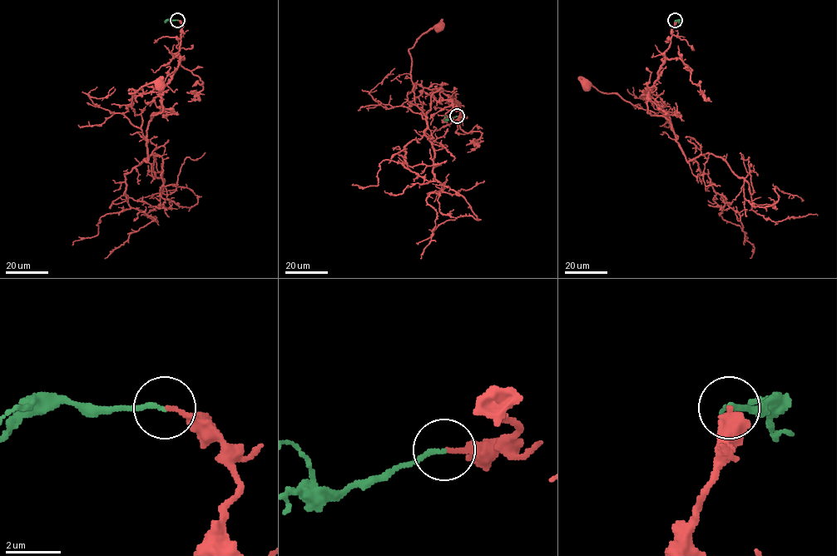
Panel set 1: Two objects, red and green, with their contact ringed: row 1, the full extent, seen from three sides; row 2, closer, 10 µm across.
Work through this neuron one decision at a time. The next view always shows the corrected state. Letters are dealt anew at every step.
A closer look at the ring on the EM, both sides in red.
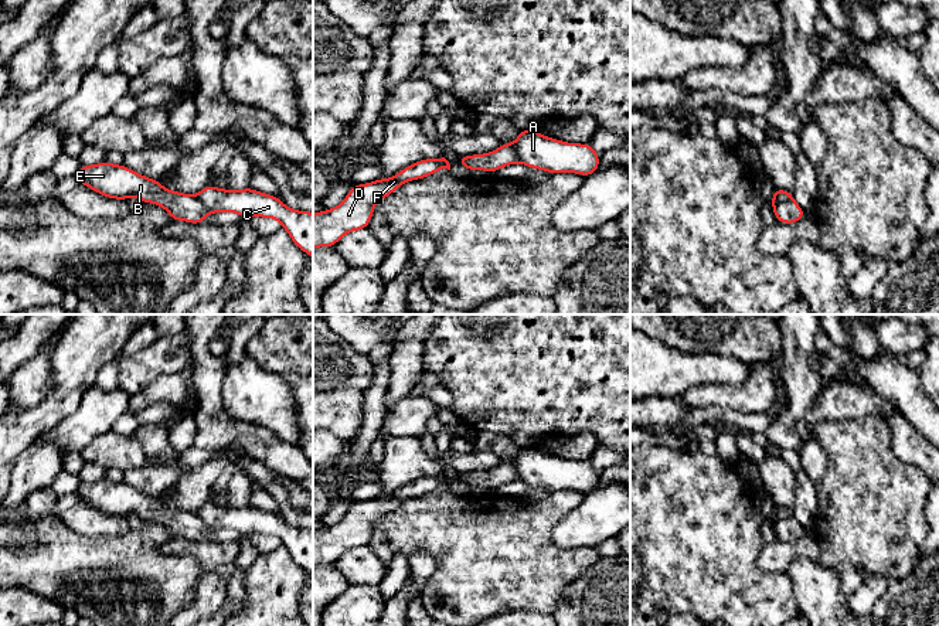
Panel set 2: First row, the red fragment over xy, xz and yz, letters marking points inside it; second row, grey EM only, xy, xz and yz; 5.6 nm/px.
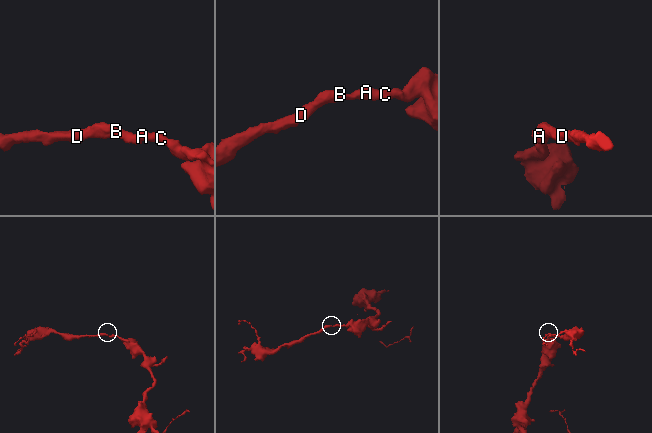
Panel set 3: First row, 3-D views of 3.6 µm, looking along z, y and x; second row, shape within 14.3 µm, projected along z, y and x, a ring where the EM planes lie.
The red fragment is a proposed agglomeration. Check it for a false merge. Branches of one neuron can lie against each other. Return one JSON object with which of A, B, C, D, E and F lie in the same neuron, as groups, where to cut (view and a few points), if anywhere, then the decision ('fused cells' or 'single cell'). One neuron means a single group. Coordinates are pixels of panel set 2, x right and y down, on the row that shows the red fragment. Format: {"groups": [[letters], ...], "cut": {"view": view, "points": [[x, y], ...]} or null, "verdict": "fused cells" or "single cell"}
{"groups": [["A", "C"], ["B", "D", "E", "F"]], "cut": {"view": "yz", "points": [[792, 198], [772, 206]]}, "verdict": "fused cells"}

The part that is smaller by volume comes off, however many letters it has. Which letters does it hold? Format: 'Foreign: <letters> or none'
Foreign: B, D, E, F

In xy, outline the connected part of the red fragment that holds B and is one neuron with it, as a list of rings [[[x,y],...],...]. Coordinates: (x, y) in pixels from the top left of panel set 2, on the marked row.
[[[106,160],[95,166],[82,164],[76,176],[81,186],[86,186],[108,198],[126,201],[130,195],[136,195],[142,203],[160,205],[174,221],[203,224],[204,218],[211,214],[197,195],[163,188],[160,180],[140,176],[125,164],[116,166]]]

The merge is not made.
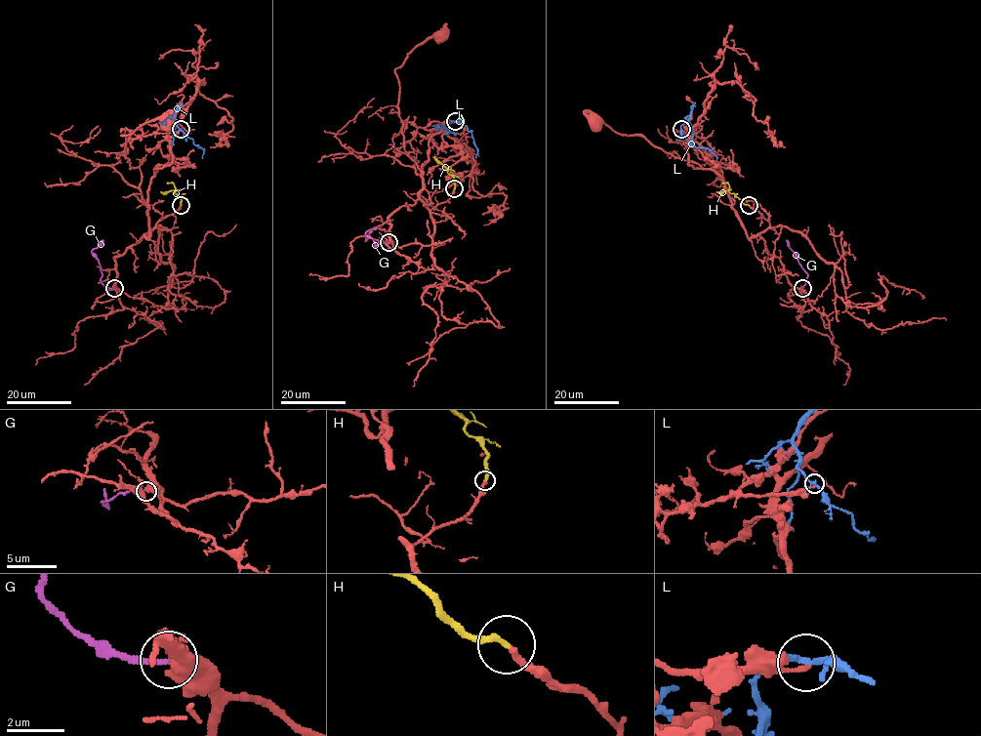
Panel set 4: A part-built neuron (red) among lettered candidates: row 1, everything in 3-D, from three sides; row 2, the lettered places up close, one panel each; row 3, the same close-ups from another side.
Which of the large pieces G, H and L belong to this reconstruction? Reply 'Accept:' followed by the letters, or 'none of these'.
Accept: H

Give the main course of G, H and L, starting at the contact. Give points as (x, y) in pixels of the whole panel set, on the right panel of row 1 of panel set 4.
G: (802, 288), (807, 273), (787, 239)
H: (749, 205), (728, 190), (716, 191)
L: (681, 130), (681, 135), (693, 145), (706, 147), (717, 157)

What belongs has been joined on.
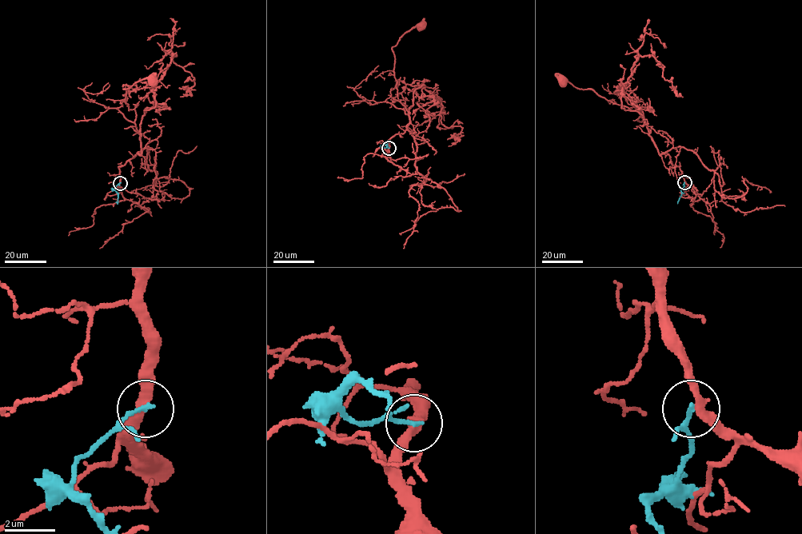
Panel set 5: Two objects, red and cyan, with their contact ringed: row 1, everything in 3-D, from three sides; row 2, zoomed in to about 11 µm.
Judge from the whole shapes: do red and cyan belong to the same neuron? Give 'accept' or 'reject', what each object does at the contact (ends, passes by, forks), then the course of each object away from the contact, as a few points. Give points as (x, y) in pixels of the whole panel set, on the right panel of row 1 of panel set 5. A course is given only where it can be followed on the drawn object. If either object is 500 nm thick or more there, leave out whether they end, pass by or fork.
reject | red passes by | cyan ends | red via (684, 182), (682, 171), (670, 157), (660, 153), (640, 109), (630, 110), (564, 79), (561, 81) | cyan via (684, 182), (677, 203)

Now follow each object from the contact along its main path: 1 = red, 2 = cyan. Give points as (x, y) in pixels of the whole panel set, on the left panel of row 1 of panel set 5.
1: (120, 183), (119, 167), (137, 153), (141, 154), (136, 112), (128, 110), (123, 89), (145, 78), (153, 81)
2: (120, 183), (113, 189), (118, 193), (117, 204)

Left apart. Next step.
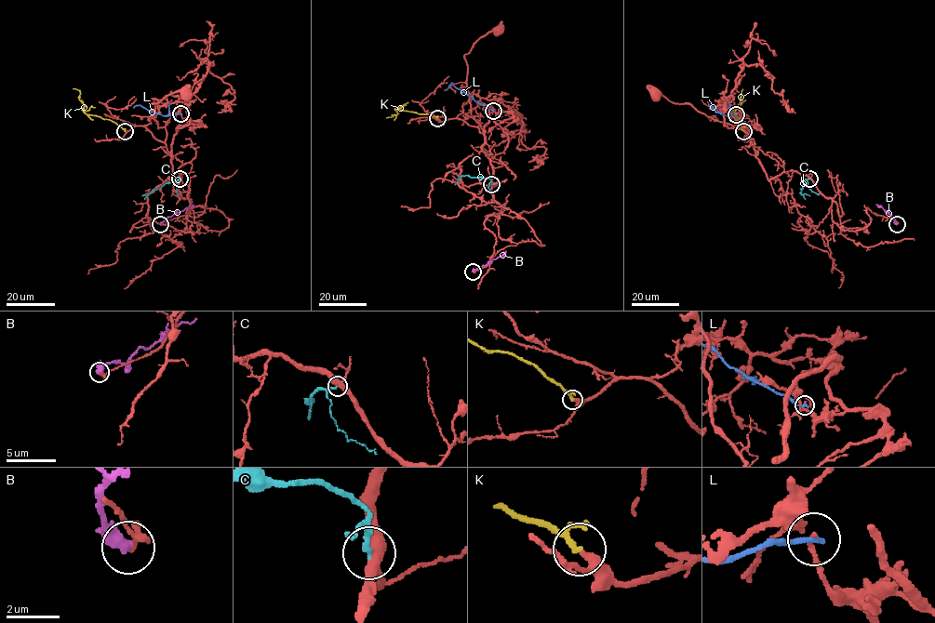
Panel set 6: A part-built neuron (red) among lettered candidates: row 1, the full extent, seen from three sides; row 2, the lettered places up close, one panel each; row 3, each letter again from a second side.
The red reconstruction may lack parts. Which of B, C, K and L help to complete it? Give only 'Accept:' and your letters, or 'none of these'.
Accept: K

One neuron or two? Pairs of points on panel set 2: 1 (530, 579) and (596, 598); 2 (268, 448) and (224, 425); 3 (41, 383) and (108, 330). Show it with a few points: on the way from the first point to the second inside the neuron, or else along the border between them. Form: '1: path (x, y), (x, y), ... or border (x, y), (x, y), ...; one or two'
1: border (589, 567), (562, 589), (551, 611); two
2: path (257, 442), (235, 434); one
3: border (58, 342), (51, 354), (51, 390), (36, 404); two

